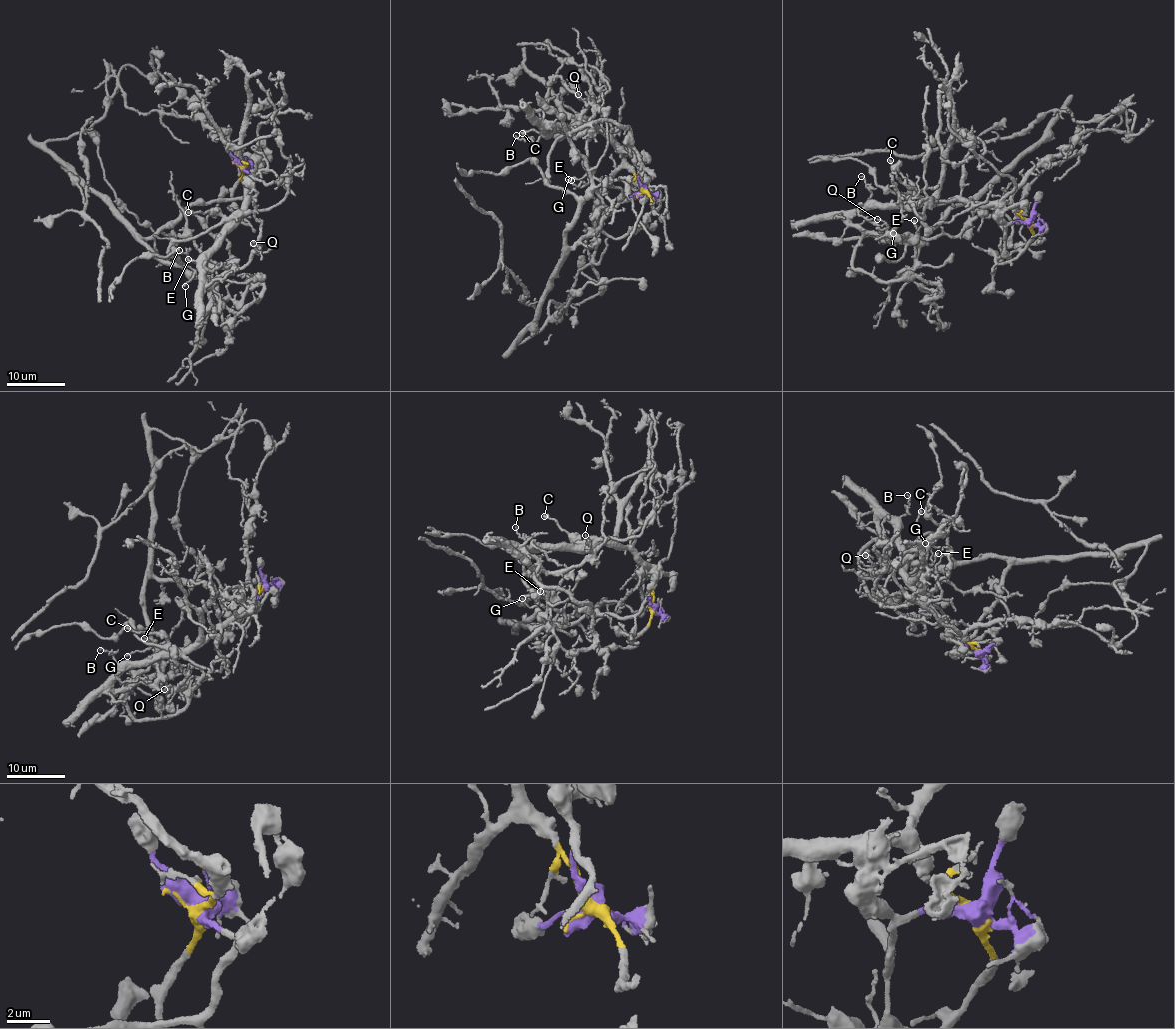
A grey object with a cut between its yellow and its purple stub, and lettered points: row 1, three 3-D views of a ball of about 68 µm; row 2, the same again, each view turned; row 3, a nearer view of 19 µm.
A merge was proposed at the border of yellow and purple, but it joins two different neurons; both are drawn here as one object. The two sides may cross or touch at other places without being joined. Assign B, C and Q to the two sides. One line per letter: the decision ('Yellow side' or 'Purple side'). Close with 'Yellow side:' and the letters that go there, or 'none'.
B: Yellow side
C: Yellow side
Q: Yellow side
Yellow side: B, C, Q

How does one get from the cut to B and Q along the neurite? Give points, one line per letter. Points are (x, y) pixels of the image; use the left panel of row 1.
B: (241, 166), (251, 158), (256, 169), (242, 209), (234, 214), (208, 251), (196, 260), (190, 259), (179, 250)
Q: (241, 166), (251, 158), (256, 169), (242, 209), (209, 249), (205, 283), (245, 265), (255, 250), (253, 242)

